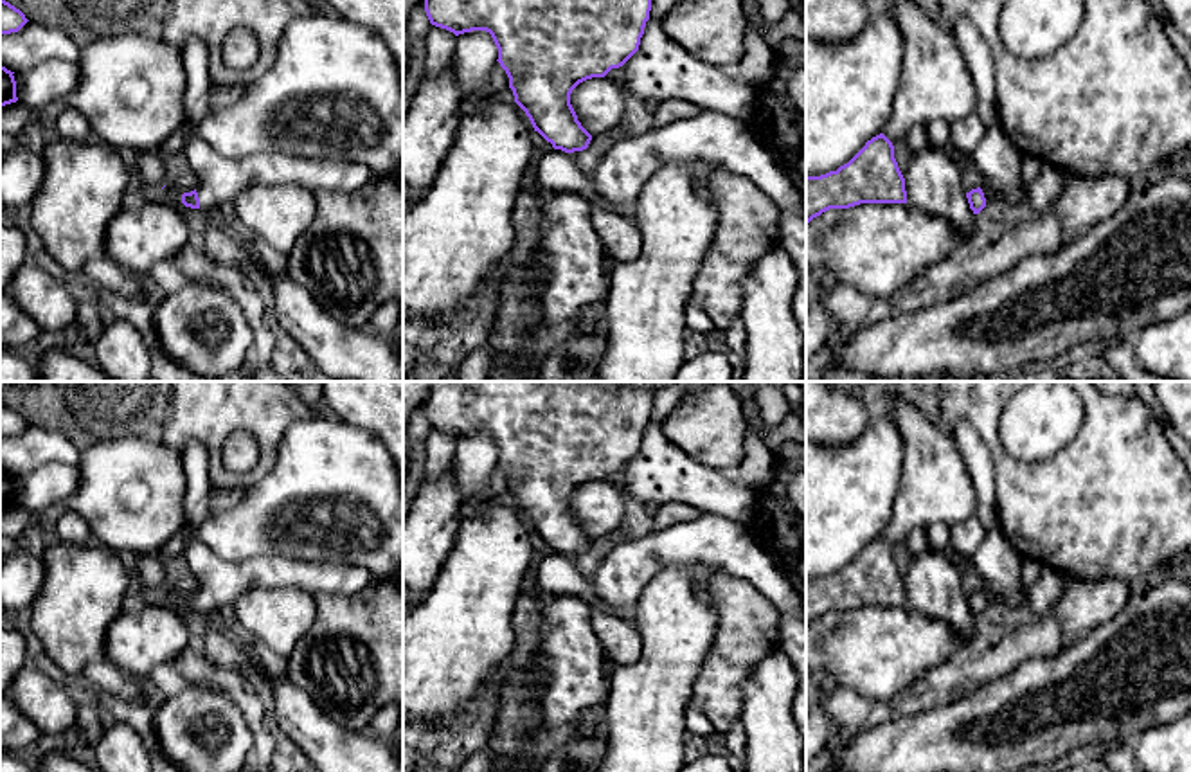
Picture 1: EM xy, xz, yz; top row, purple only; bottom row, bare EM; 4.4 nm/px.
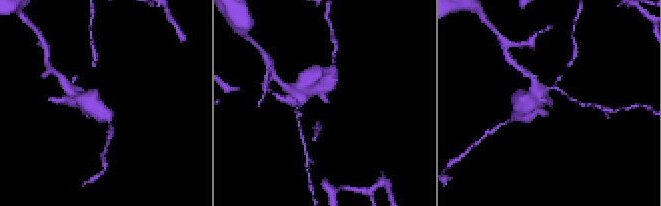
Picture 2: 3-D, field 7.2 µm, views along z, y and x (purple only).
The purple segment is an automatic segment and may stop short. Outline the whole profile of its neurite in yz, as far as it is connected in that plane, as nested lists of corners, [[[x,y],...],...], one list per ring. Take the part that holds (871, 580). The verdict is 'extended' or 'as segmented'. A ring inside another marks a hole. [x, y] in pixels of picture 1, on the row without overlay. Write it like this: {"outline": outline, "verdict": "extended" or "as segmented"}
{"outline": [[[883,536],[837,574],[806,579],[806,626],[829,612],[860,606],[907,606],[905,581]]], "verdict": "as segmented"}

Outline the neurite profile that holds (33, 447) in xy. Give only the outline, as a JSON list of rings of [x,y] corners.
[[[27,425],[18,435],[0,437],[0,470],[23,475],[47,462],[77,466],[79,450],[63,434],[34,425]]]

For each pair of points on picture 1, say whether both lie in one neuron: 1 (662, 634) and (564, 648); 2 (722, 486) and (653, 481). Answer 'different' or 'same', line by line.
1: different
2: same

